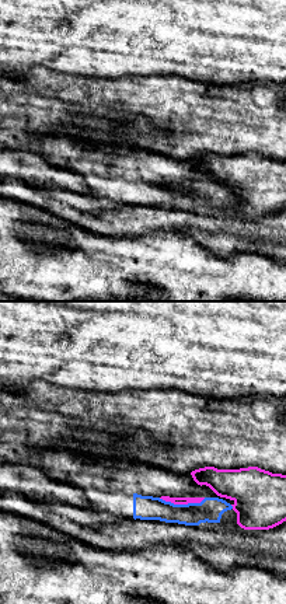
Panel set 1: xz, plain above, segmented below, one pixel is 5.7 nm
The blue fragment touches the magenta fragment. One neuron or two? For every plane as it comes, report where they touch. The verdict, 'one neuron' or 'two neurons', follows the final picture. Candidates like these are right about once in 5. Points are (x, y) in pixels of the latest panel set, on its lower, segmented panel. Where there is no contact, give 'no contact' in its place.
contact (182, 505)

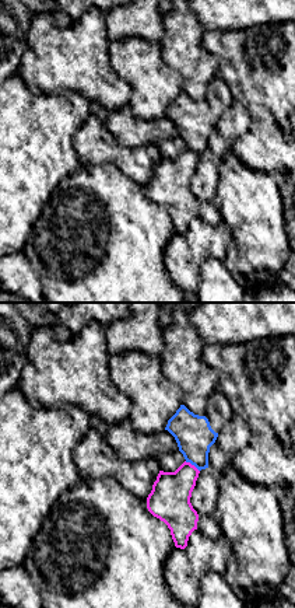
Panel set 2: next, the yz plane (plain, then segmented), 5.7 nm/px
contact (192, 464)

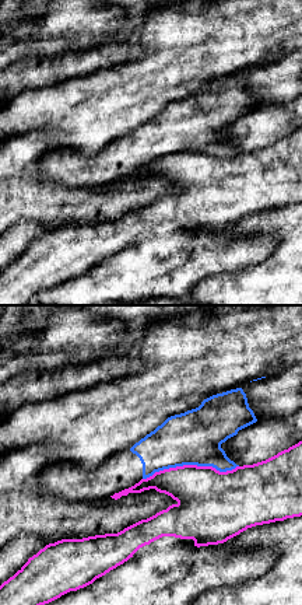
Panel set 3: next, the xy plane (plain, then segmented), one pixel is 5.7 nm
contact (190, 464)

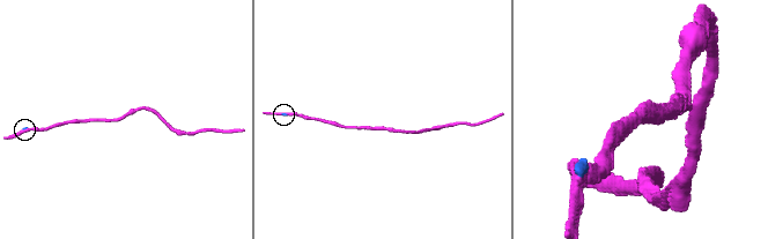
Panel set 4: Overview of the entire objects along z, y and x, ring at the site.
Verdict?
two neurons

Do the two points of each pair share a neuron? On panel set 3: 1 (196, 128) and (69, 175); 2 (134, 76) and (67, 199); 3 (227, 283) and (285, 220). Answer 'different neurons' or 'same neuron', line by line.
1: same neuron
2: different neurons
3: same neuron

